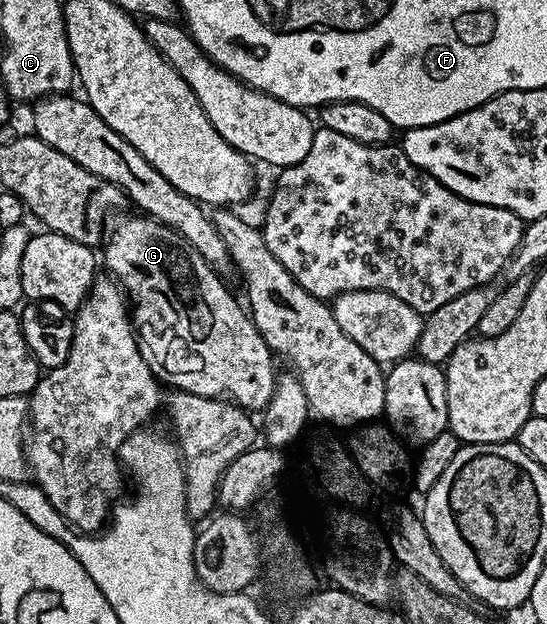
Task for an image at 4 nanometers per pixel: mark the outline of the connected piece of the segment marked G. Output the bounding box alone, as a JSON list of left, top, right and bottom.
[102,217,278,412]

